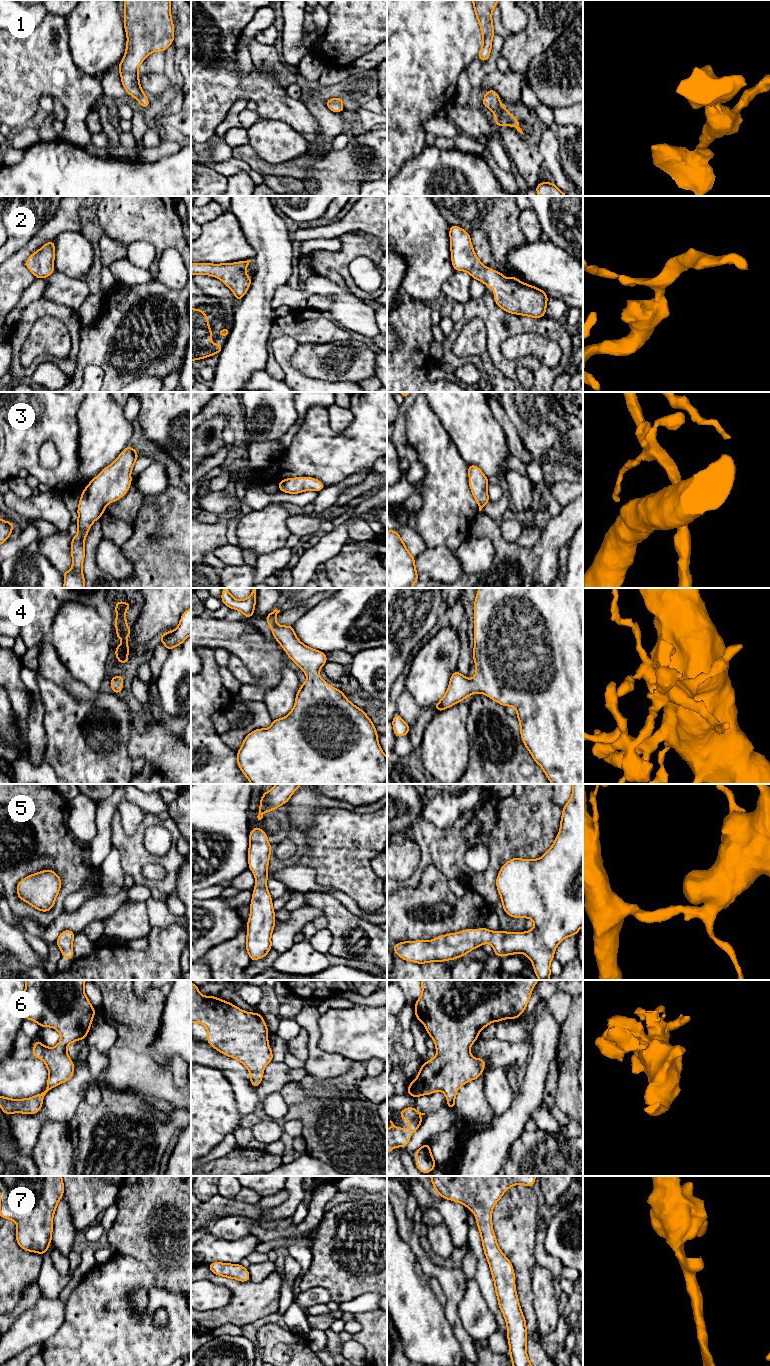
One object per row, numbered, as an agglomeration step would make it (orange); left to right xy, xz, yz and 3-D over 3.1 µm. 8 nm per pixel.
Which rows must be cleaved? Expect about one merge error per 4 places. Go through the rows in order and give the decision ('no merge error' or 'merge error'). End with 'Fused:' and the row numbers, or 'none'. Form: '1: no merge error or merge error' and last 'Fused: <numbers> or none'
1: no merge error
2: no merge error
3: no merge error
4: no merge error
5: no merge error
6: no merge error
7: no merge error
Fused: none

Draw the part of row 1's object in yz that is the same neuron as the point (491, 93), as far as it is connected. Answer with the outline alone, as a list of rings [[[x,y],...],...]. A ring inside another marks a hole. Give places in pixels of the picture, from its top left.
[[[490,89],[489,91],[484,92],[484,94],[485,96],[482,105],[493,112],[495,115],[494,123],[497,126],[513,126],[518,132],[522,133],[522,129],[519,127],[519,122],[509,110],[503,107],[498,93],[495,90]]]

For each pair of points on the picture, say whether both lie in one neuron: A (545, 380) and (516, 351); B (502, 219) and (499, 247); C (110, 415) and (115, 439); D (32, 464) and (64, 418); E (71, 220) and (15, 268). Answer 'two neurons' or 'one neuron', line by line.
A: two neurons
B: one neuron
C: one neuron
D: one neuron
E: one neuron

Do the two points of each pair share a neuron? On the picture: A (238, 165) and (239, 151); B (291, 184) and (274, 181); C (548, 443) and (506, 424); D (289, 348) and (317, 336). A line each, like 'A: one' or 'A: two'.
A: two
B: one
C: two
D: two

